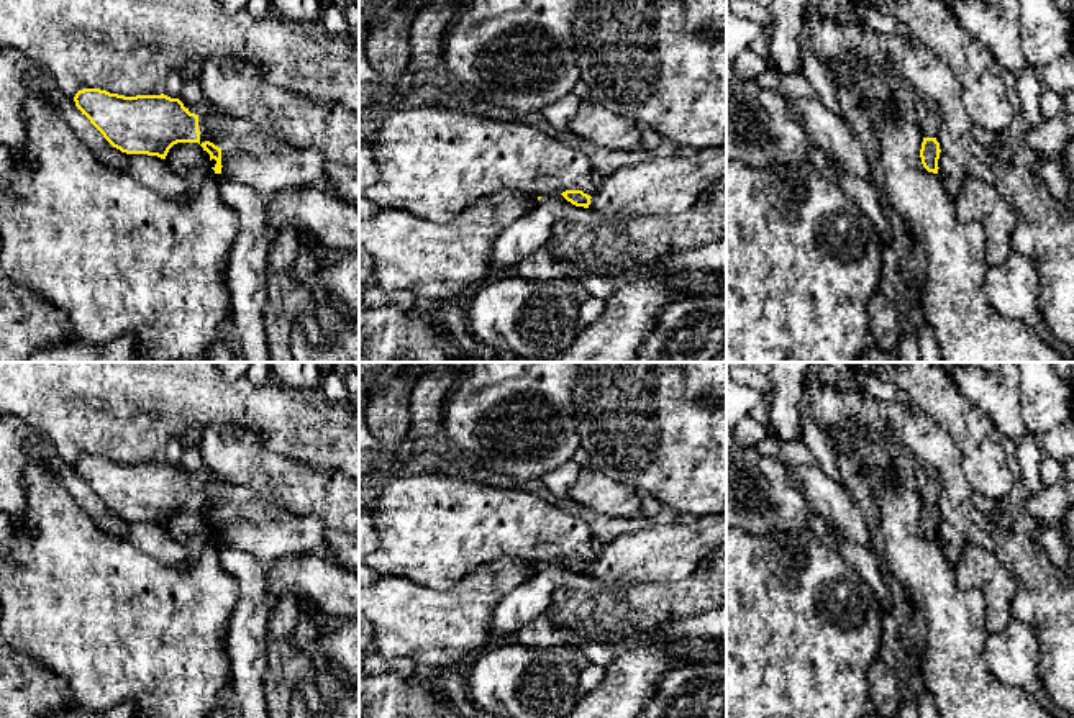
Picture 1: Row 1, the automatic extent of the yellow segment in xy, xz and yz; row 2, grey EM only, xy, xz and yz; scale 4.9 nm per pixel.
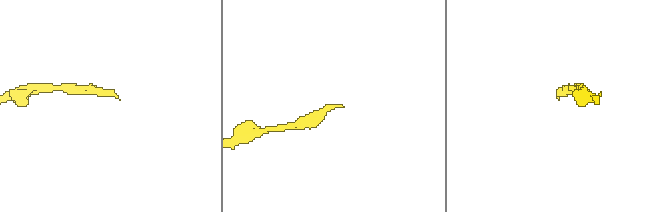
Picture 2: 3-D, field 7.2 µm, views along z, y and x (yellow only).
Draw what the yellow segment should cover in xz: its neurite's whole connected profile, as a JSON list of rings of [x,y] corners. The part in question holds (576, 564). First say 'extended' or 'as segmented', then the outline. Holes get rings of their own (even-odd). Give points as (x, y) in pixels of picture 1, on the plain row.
extended; [[[726,508],[702,518],[679,516],[672,525],[615,536],[592,562],[582,557],[566,557],[561,562],[605,585],[672,584],[689,579],[699,562],[723,544]]]

